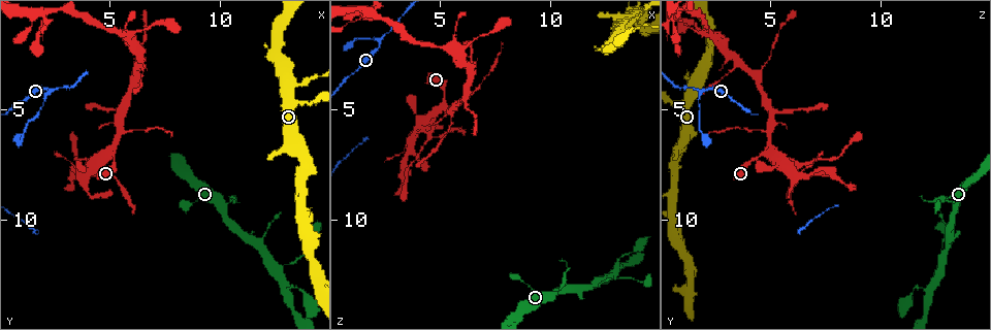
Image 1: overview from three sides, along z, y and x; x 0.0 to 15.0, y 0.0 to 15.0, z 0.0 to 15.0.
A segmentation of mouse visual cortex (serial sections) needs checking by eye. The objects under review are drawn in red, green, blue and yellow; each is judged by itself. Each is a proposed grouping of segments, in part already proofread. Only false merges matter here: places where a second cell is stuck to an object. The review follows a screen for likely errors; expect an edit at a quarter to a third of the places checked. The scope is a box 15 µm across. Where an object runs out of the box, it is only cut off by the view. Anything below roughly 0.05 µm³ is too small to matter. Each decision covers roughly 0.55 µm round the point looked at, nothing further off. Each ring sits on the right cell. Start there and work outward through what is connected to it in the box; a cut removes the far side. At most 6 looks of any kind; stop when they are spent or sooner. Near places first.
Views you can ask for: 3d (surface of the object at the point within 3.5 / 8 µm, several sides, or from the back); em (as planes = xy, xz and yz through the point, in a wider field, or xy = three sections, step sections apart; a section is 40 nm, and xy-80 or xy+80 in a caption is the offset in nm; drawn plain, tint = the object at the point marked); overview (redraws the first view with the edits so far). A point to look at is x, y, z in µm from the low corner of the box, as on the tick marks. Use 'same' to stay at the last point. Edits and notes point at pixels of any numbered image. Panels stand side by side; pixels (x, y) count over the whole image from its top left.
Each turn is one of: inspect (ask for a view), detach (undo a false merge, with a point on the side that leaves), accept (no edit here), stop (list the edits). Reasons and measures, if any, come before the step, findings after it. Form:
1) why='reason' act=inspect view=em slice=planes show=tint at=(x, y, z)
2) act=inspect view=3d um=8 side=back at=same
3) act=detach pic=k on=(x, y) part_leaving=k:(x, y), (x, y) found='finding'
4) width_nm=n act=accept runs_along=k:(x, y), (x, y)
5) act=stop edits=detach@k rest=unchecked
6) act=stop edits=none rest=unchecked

why='sharp bend' act=inspect view=3d um=3.5 side=back at=(4.0, 7.9, 7.3)

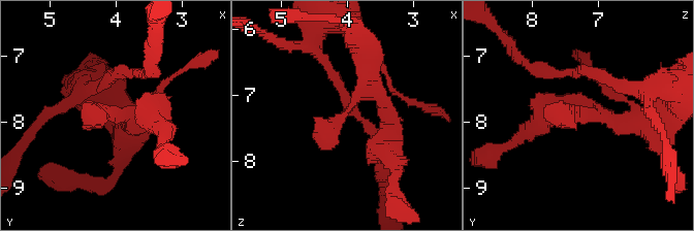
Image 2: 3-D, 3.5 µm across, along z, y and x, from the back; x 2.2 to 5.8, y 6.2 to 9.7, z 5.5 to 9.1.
act=inspect view=em slice=xy step=2 show=plain at=(3.95, 7.80, 7.20)

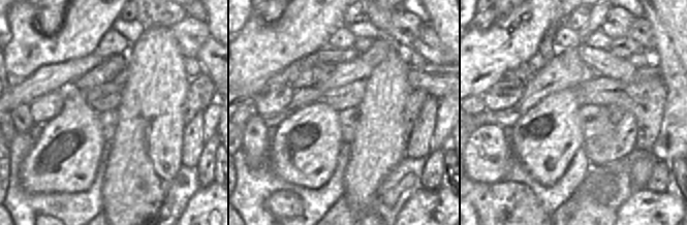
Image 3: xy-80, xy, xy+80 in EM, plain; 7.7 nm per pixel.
why='with the object marked' act=inspect view=em slice=xy step=2 show=tint at=same

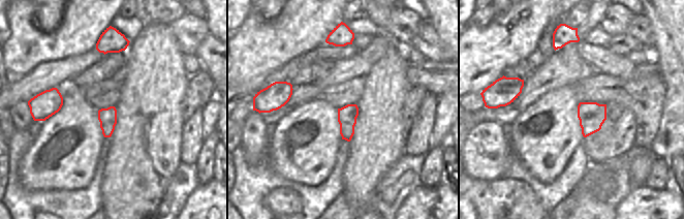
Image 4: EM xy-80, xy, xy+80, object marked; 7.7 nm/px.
act=accept found='continuous, no second cell'

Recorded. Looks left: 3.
why='side arm on a straight run' act=inspect view=3d um=3.5 at=(5.5, 6.0, 4.9)

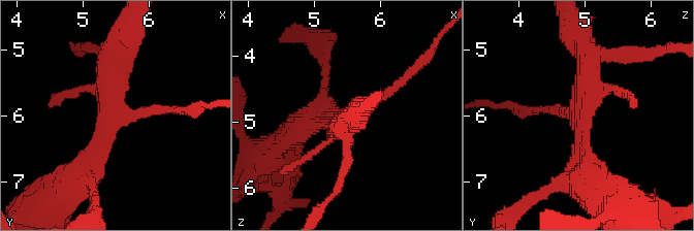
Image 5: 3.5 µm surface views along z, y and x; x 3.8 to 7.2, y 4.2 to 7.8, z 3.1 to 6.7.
act=inspect view=em slice=xy step=1 show=tint at=(5.45, 6.10, 4.95)

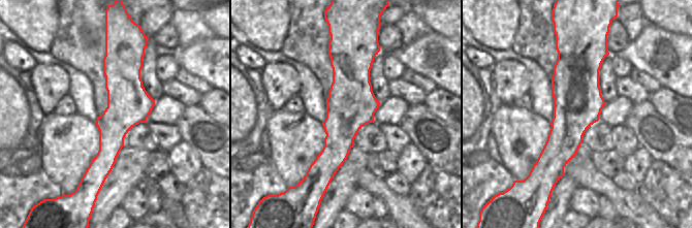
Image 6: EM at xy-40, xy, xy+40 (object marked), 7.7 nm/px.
act=accept runs_along=5:(87, 179), (108, 135), (115, 51) found='continuous, no second cell'

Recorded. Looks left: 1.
act=stop edits=none rest=unchecked

